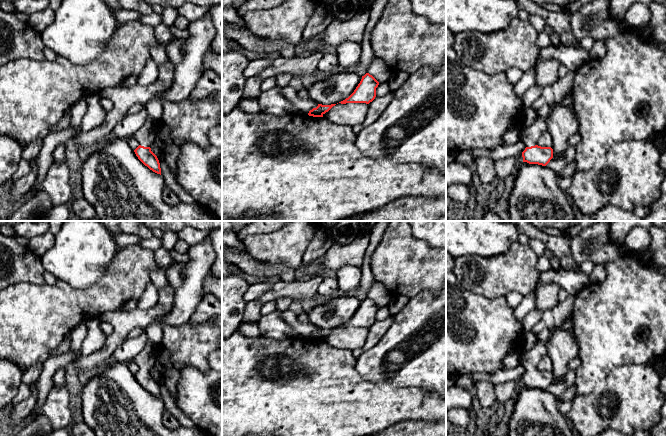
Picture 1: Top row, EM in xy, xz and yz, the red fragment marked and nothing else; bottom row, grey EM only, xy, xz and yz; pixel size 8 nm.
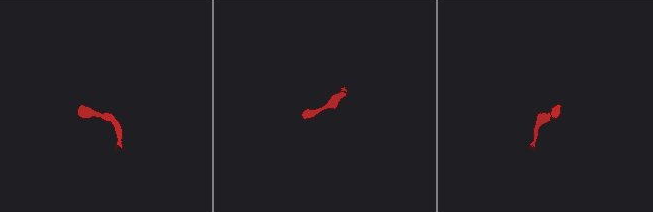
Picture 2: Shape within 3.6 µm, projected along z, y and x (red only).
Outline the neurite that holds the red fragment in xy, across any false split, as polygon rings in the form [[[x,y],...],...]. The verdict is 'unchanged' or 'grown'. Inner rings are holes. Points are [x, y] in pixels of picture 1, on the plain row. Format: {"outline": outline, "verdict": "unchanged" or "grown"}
{"outline": [[[153,322],[146,329],[147,341],[145,347],[138,353],[133,361],[139,366],[139,370],[134,374],[138,383],[153,396],[161,399],[160,387],[157,380],[151,375],[151,370],[155,367],[159,345],[163,336],[163,329],[159,322]]], "verdict": "grown"}

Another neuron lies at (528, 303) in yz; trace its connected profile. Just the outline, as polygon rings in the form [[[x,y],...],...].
[[[535,291],[523,297],[523,300],[515,309],[515,316],[519,322],[523,322],[528,312],[536,308]]]

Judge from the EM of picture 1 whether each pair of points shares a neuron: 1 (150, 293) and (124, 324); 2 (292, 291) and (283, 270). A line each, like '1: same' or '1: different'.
1: different
2: different

